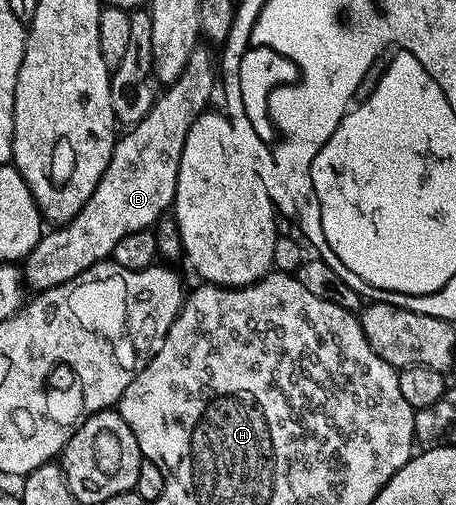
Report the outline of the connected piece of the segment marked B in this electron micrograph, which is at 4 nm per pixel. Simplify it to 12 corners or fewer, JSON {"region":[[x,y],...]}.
{"region":[[206,44],[114,143],[96,192],[24,259],[31,291],[107,261],[173,207],[220,82]]}

